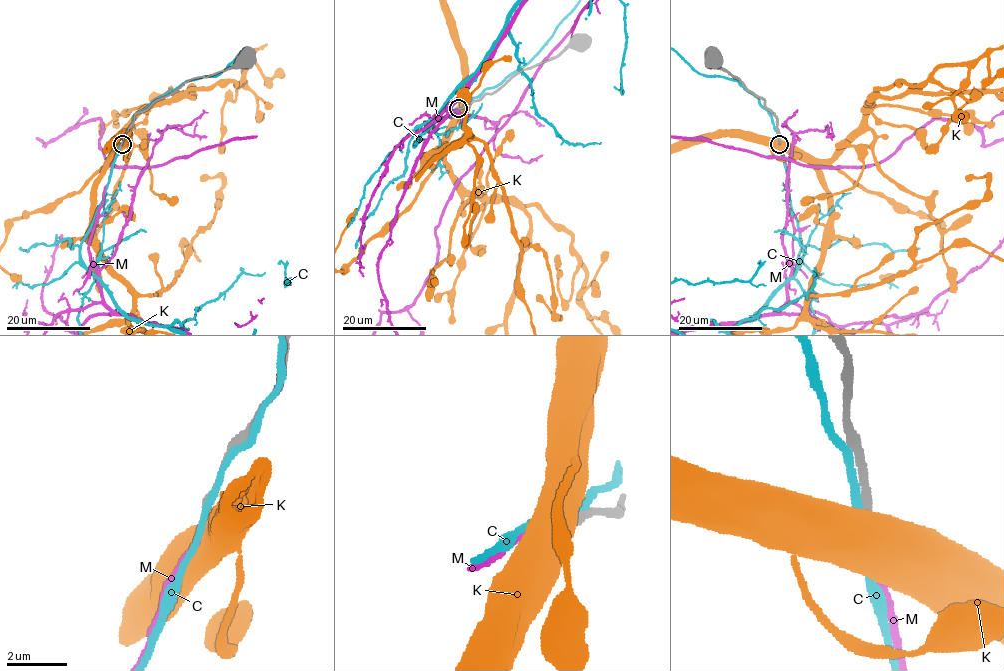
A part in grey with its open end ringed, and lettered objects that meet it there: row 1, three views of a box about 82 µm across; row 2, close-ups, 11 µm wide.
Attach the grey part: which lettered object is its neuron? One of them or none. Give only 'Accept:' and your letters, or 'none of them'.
Accept: M

